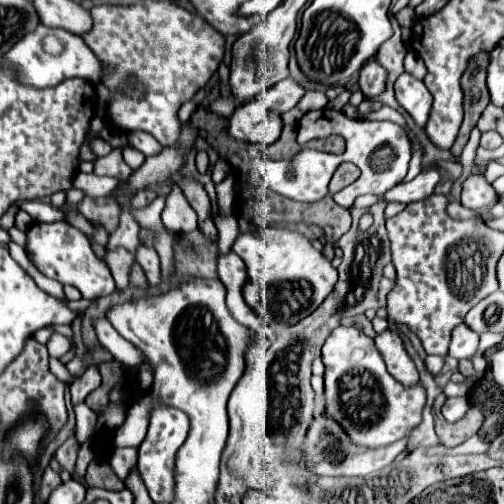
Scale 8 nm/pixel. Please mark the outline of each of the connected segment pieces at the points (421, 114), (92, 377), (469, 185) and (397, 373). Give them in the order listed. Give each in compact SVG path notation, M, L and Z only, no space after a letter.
M403 72L395 82L395 98L401 104L401 108L411 114L415 124L425 128L433 104L433 96L425 88L425 84Z
M91 366L91 368L85 370L85 374L81 378L77 378L73 382L73 386L71 386L71 402L73 402L73 406L83 402L89 392L93 392L95 388L101 386L101 382L97 382L97 380L99 380L99 370Z
M471 174L465 182L463 182L463 194L461 194L461 200L463 200L463 206L469 208L469 210L481 210L481 208L487 208L493 204L495 200L495 190L491 184L485 182L483 176L477 176L477 174Z
M387 330L375 338L375 346L381 352L381 356L387 364L387 370L393 378L397 378L405 386L411 386L419 380L419 372L415 368L415 362L407 354L399 334Z

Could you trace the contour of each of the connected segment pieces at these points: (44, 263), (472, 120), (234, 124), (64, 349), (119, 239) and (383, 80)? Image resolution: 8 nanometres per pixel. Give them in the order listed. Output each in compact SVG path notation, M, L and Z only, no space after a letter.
M51 222L51 224L33 224L27 230L27 246L29 246L29 260L49 278L75 286L85 300L95 300L99 296L107 296L115 292L115 280L103 260L91 248L89 238L65 224L65 222Z
M481 52L475 54L469 60L469 66L461 78L461 86L463 86L463 108L465 108L465 120L463 126L459 130L459 136L451 148L453 154L461 154L461 150L465 148L467 140L469 140L469 132L471 126L477 124L483 108L489 104L489 92L485 86L485 74L487 74L487 64L489 64L489 54Z
M253 100L235 108L233 118L229 120L229 134L235 140L245 142L263 144L269 134L269 144L273 144L279 138L281 128L281 114L265 108L261 100Z
M53 334L46 344L48 353L51 357L61 358L63 354L66 354L73 348L73 342L67 338L67 336L61 336L61 334Z
M123 210L123 214L121 214L121 224L119 224L119 228L109 236L107 248L113 250L113 248L117 248L117 246L123 246L123 248L135 252L137 244L139 244L139 226L137 226L137 222L133 220L133 216L131 216L127 210Z
M369 60L363 70L361 70L361 76L359 76L359 86L363 90L363 94L367 98L375 98L379 94L385 92L385 84L387 84L387 70L377 64L375 60Z

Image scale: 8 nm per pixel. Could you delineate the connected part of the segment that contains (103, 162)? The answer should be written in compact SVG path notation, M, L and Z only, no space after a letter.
M115 148L113 154L107 154L103 158L97 158L95 162L95 174L99 176L115 176L121 182L129 180L129 174L133 174L133 168L129 168L121 156L121 150Z

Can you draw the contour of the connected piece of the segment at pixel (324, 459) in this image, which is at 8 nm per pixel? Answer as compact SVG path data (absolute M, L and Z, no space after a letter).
M317 416L305 440L305 458L309 462L309 468L319 476L367 476L375 470L389 466L397 458L397 454L405 450L405 446L407 446L407 440L395 442L393 446L385 446L381 450L361 450L353 446L349 438L345 438L345 432L331 418Z

